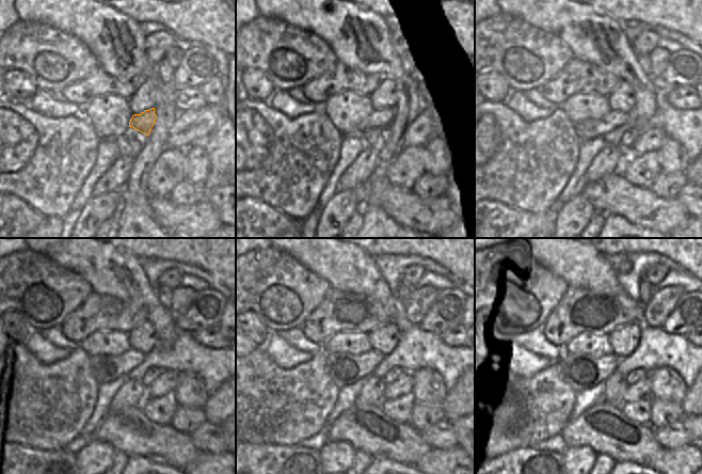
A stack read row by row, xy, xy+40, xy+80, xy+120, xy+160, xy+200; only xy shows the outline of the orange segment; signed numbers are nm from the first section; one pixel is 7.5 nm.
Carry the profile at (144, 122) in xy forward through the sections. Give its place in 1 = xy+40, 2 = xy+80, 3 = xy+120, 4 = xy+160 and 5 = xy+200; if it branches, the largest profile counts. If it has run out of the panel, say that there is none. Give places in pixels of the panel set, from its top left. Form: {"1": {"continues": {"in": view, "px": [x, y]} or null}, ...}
{"1": {"continues": {"in": "xy+40", "px": [379, 119]}}, "2": {"continues": {"in": "xy+80", "px": [587, 129]}}, "3": {"continues": {"in": "xy+120", "px": [105, 368]}}, "4": {"continues": {"in": "xy+160", "px": [345, 369]}}, "5": {"continues": {"in": "xy+200", "px": [581, 372]}}}

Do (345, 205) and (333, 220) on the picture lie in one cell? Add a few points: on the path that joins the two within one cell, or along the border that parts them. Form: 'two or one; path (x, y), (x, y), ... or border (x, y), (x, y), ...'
one; path (341, 208), (334, 217)

